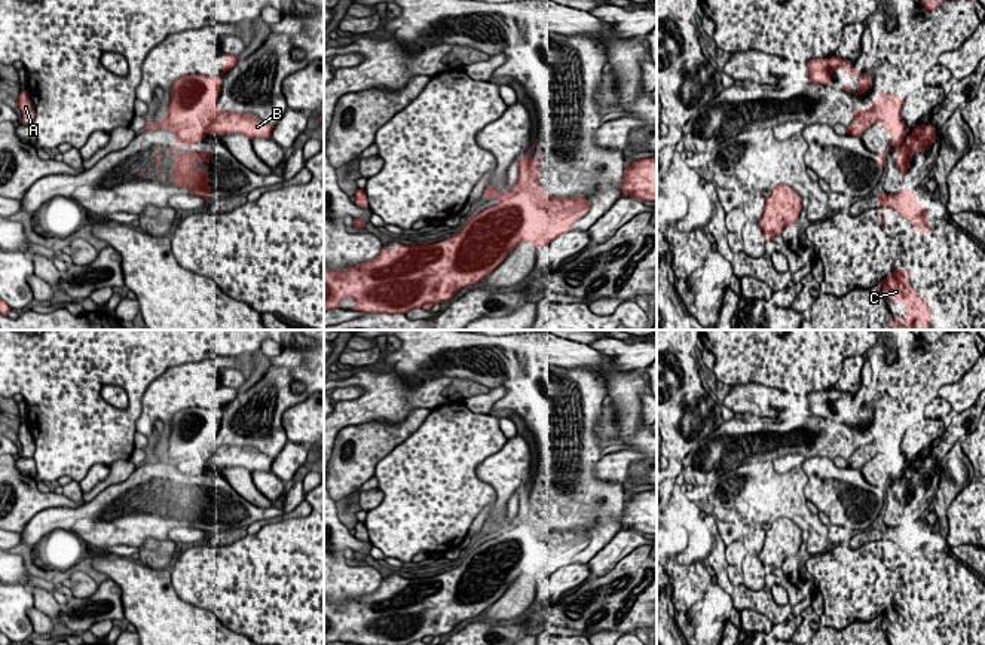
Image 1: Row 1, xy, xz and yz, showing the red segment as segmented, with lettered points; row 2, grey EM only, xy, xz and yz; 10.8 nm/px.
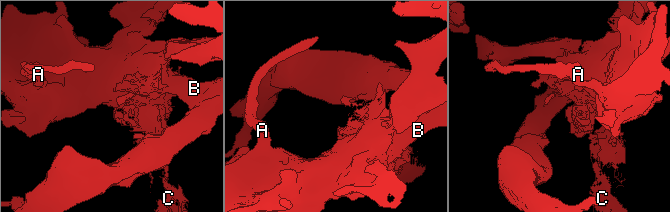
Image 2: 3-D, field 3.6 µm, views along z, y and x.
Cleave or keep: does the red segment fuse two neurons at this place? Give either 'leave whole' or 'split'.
split

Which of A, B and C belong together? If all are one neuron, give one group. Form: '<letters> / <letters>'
A C / B

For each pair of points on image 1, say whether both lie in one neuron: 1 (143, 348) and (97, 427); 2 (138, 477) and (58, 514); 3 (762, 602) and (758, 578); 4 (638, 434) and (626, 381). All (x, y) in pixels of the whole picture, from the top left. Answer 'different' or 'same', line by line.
1: same
2: same
3: different
4: same

